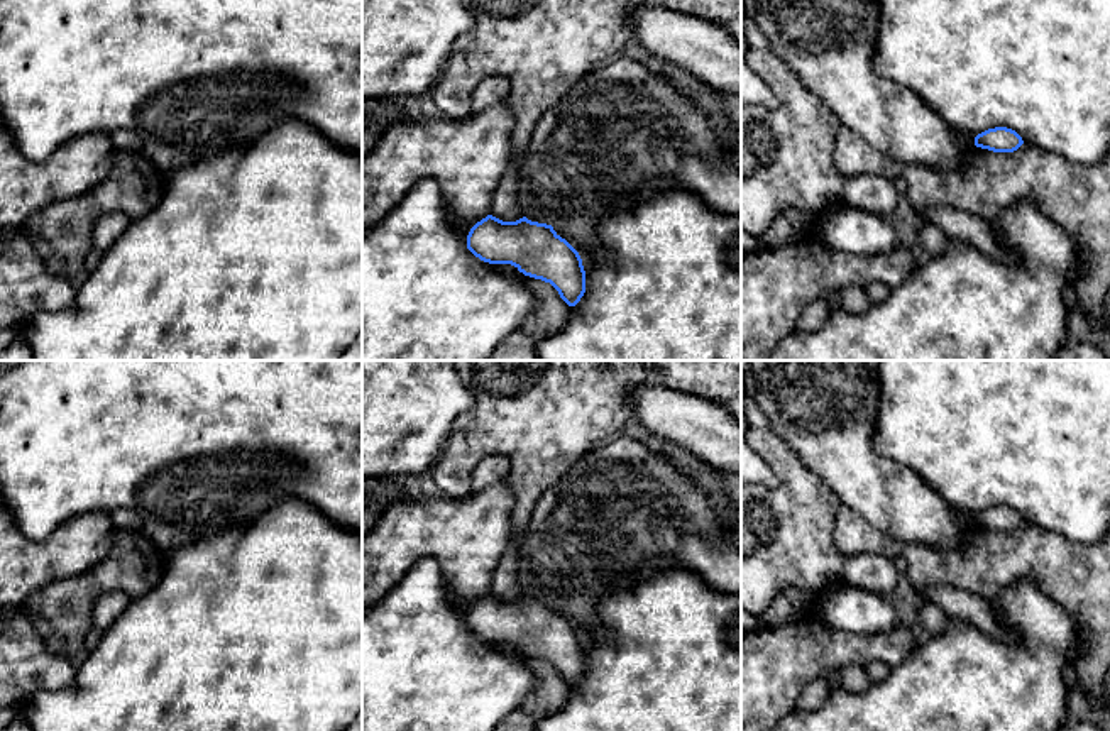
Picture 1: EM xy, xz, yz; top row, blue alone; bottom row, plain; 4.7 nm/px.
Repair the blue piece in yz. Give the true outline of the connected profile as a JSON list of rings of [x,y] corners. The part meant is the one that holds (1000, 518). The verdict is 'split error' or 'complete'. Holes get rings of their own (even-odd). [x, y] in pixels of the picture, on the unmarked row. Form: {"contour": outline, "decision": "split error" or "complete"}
{"contour": [[[1007,506],[988,508],[975,516],[975,525],[993,531],[1014,531],[1024,523],[1022,516]]], "decision": "complete"}

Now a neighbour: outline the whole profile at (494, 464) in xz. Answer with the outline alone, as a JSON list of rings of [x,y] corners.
[[[489,455],[482,459],[474,469],[469,494],[475,494],[484,487],[494,486],[508,479],[509,472],[511,462],[506,455]]]

